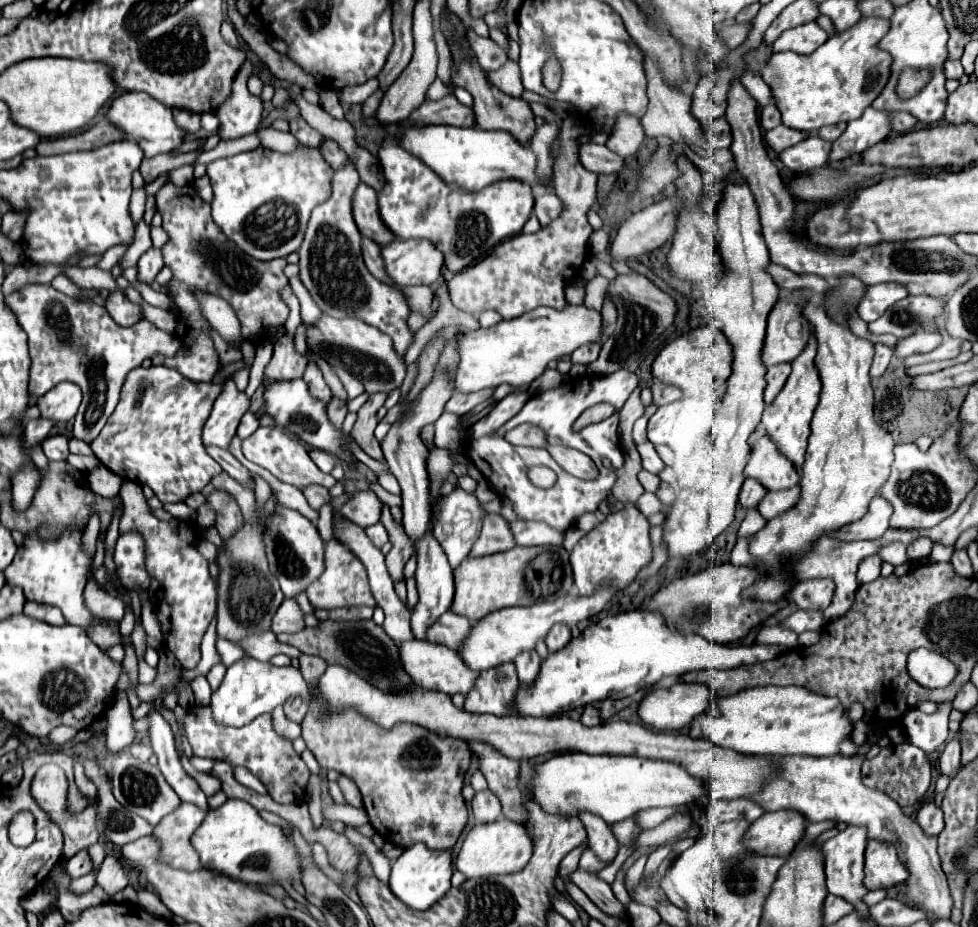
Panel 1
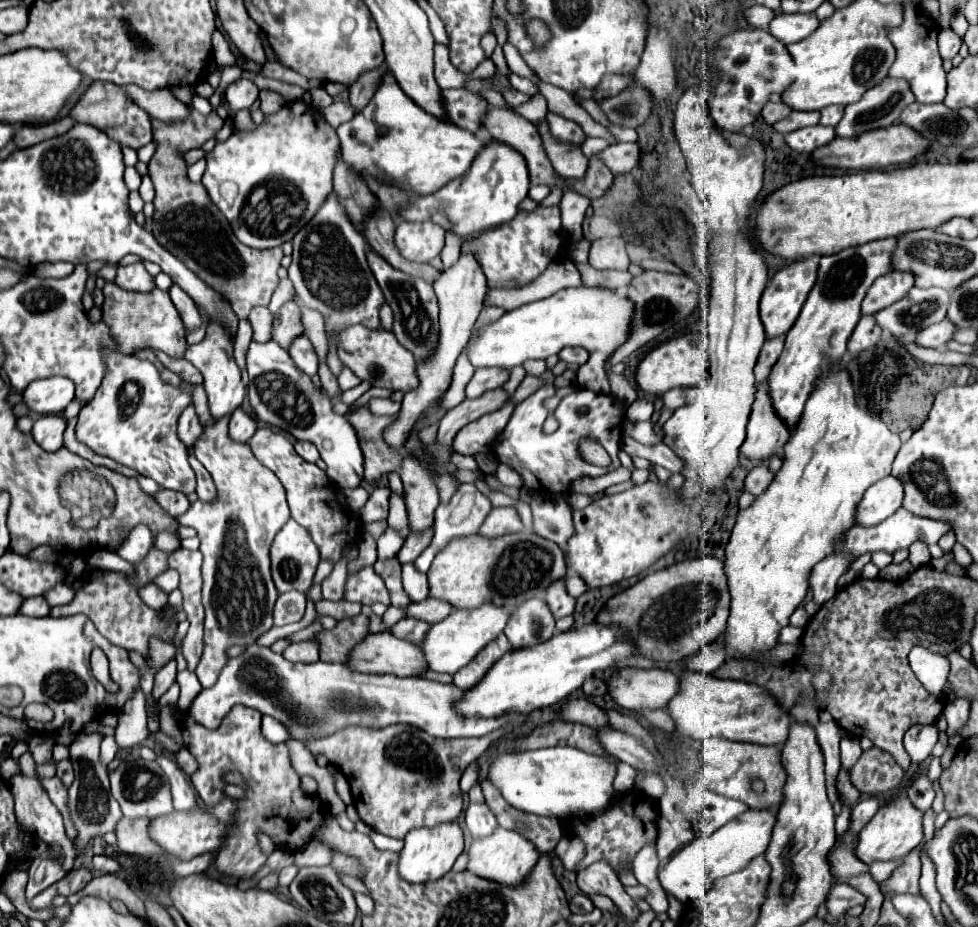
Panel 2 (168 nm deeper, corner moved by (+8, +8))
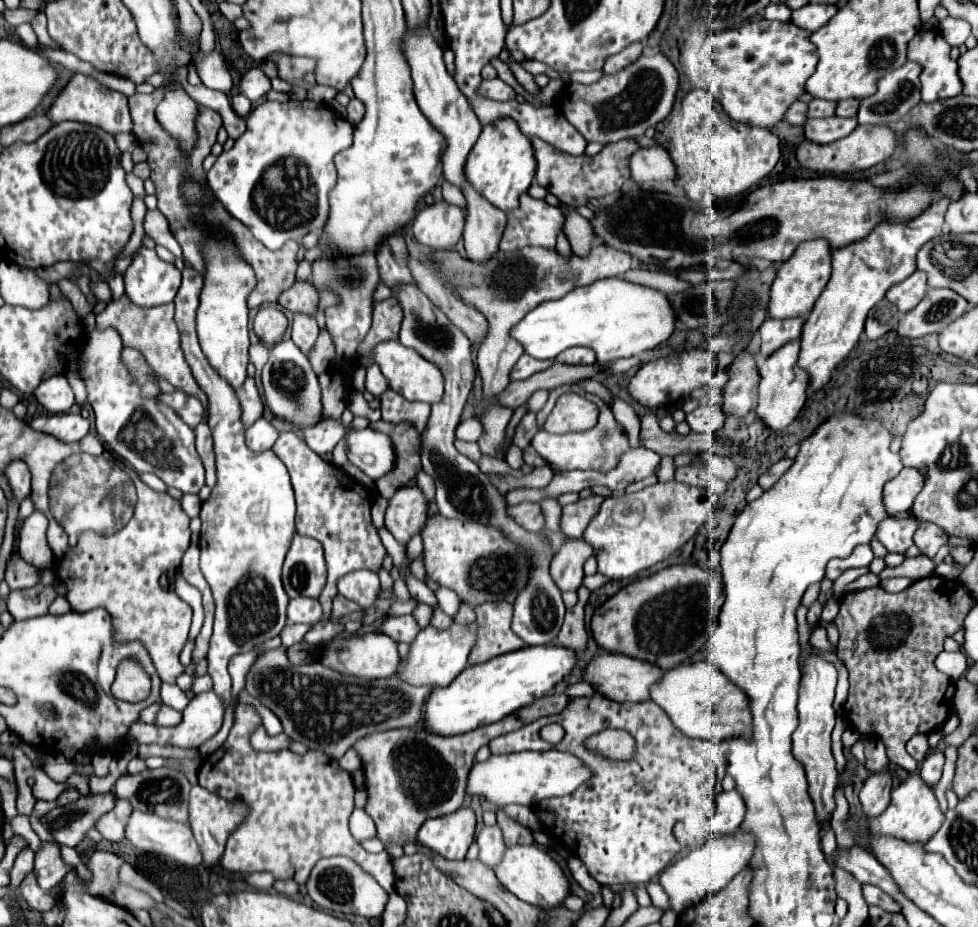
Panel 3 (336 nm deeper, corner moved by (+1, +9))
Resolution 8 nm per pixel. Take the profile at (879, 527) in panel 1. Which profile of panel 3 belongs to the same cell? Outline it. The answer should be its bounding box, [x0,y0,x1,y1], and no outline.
[883,467,923,515]

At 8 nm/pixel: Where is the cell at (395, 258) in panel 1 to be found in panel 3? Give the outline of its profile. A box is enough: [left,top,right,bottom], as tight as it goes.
[413,201,463,251]

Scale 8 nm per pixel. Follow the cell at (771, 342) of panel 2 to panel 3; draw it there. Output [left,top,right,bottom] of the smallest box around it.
[759,319,803,359]

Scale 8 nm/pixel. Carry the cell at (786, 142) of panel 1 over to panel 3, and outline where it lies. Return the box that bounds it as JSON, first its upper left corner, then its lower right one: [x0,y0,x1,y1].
[807,99,835,119]

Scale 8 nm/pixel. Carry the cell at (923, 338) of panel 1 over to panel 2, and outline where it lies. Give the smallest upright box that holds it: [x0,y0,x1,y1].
[916,320,958,348]

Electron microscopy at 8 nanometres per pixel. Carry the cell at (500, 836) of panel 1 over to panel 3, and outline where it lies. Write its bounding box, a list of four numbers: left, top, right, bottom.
[493,843,569,909]

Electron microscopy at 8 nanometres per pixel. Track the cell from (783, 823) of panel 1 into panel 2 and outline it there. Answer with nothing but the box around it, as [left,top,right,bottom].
[658,810,776,902]

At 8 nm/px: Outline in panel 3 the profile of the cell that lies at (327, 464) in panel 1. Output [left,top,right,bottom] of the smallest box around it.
[303,421,343,455]

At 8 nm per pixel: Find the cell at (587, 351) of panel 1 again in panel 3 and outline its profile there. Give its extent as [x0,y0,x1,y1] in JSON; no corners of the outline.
[557,347,597,365]

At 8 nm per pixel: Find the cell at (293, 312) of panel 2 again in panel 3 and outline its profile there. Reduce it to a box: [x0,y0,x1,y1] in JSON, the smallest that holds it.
[279,281,319,317]

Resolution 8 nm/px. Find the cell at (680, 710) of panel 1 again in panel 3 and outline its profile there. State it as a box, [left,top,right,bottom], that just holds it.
[585,655,663,703]

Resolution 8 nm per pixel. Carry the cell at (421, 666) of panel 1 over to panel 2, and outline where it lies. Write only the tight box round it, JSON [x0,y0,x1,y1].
[346,632,426,676]

